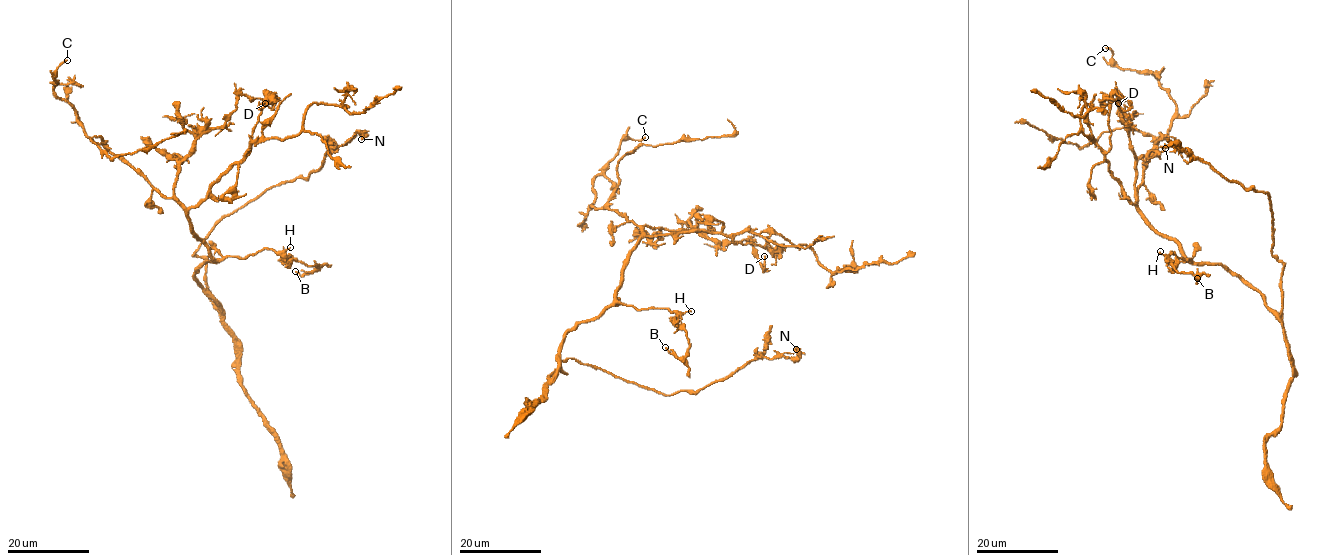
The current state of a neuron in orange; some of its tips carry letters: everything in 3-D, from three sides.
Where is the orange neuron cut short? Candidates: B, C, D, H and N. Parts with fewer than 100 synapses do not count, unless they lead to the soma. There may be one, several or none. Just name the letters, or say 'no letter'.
no letter

